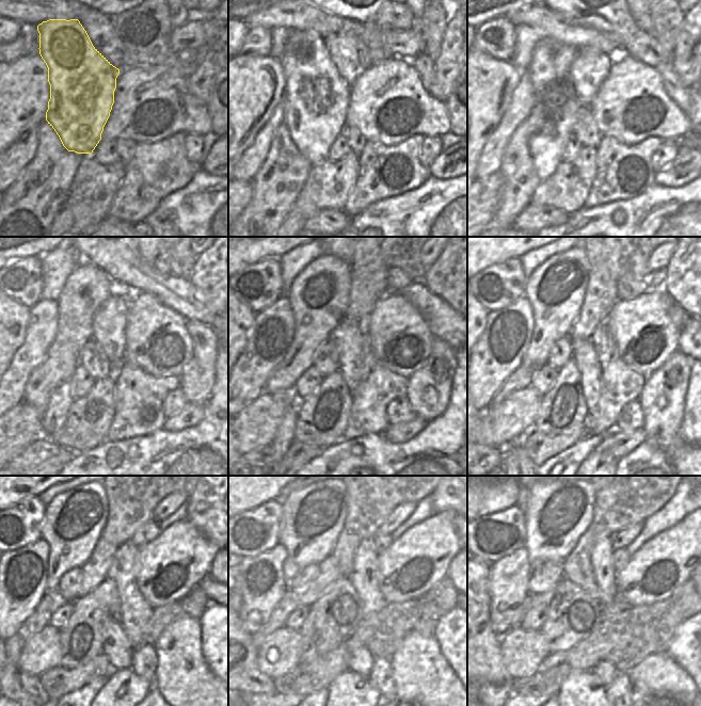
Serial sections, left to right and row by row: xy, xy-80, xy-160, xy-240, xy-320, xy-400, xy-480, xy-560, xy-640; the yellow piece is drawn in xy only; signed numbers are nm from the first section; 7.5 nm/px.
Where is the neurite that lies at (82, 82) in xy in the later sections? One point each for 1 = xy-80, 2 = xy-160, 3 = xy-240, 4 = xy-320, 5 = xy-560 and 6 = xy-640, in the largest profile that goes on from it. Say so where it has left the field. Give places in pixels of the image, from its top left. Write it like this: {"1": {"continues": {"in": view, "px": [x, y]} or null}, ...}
{"1": {"continues": {"in": "xy-80", "px": [316, 99]}}, "2": {"continues": {"in": "xy-160", "px": [558, 106]}}, "3": {"continues": {"in": "xy-240", "px": [53, 417]}}, "4": {"continues": {"in": "xy-320", "px": [284, 436]}}, "5": {"continues": null}, "6": {"continues": null}}

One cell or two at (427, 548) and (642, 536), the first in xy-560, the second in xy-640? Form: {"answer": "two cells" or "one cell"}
{"answer": "two cells"}

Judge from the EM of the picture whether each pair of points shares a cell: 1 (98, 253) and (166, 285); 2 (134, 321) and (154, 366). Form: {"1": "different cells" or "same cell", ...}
{"1": "same cell", "2": "same cell"}

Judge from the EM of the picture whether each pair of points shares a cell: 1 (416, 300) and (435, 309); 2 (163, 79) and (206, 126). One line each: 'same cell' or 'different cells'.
1: same cell
2: same cell

